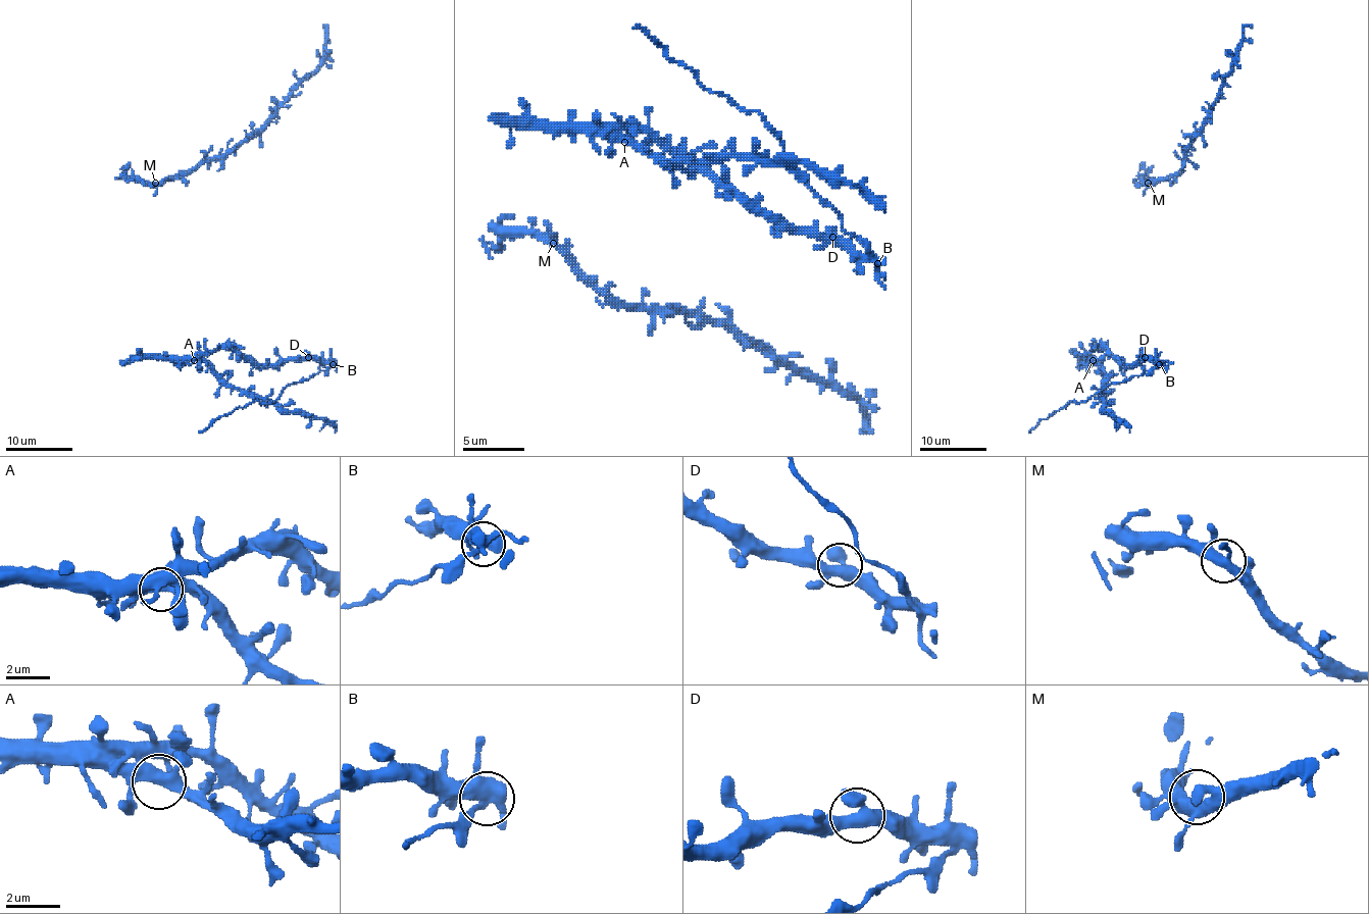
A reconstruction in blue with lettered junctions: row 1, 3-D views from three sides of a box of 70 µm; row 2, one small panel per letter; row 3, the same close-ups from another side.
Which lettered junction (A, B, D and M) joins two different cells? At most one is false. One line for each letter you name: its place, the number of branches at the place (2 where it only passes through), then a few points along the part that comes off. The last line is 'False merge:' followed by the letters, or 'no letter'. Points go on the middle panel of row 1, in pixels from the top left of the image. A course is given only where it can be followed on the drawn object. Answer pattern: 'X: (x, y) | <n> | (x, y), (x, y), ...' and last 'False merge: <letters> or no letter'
False merge: no letter

